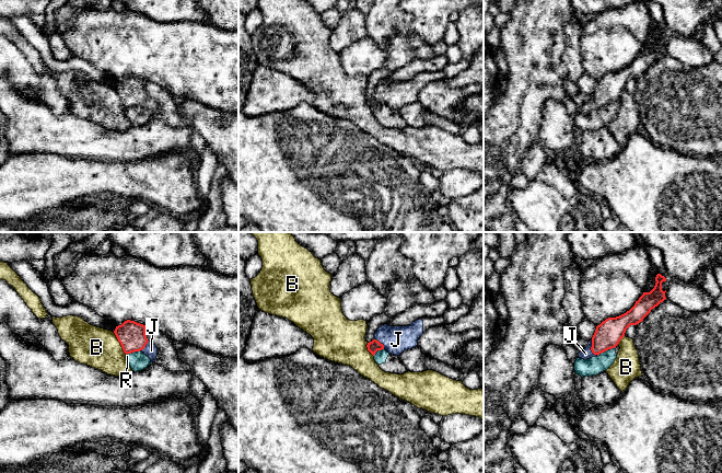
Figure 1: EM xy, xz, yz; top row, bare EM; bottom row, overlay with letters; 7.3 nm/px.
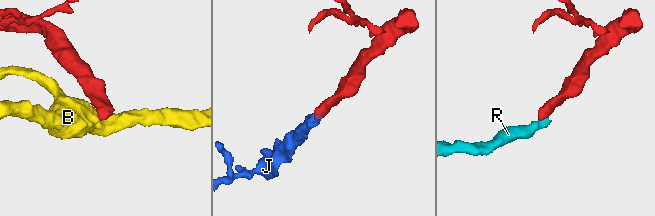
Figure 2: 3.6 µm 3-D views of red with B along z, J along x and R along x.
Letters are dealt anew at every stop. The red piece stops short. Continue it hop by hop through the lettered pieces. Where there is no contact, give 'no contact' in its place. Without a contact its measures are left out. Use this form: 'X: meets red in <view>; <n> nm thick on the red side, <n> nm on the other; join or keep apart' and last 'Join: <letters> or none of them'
B: meets red in xy; 200 nm thick on the red side, 300 nm on the other; keep apart
J: meets red in yz; 200 nm thick on the red side, 80 nm on the other; join
R: meets red in yz; 200 nm thick on the red side, 130 nm on the other; keep apart
Join: J

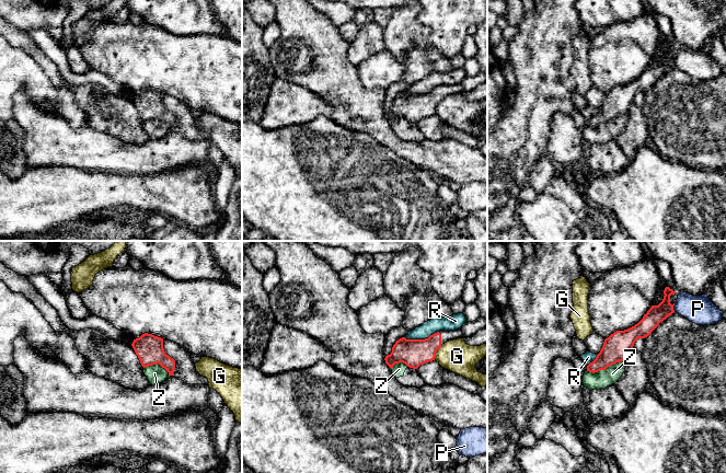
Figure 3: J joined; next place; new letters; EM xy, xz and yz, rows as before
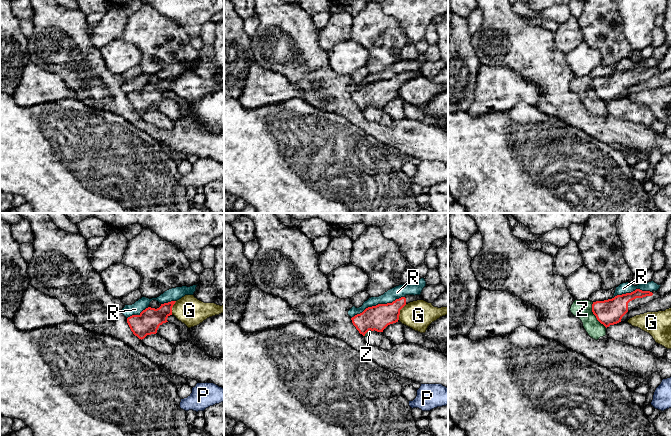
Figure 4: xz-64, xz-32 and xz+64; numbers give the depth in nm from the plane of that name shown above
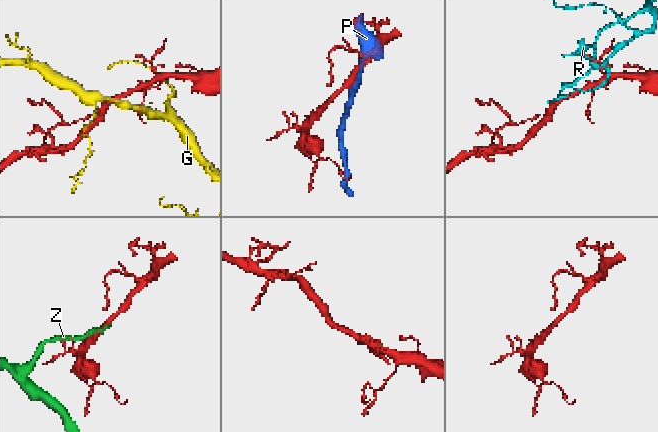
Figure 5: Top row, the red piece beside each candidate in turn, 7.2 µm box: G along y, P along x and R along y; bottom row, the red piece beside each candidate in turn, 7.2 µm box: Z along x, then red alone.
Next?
G: meets red in xz; 200 nm thick on the red side, 240 nm on the other; keep apart
P: meets red in yz; 130 nm thick on the red side, 200 nm on the other; keep apart
R: meets red in xz; 200 nm thick on the red side, 110 nm on the other; keep apart
Z: meets red in yz; 200 nm thick on the red side, 130 nm on the other; keep apart
Join: none of them

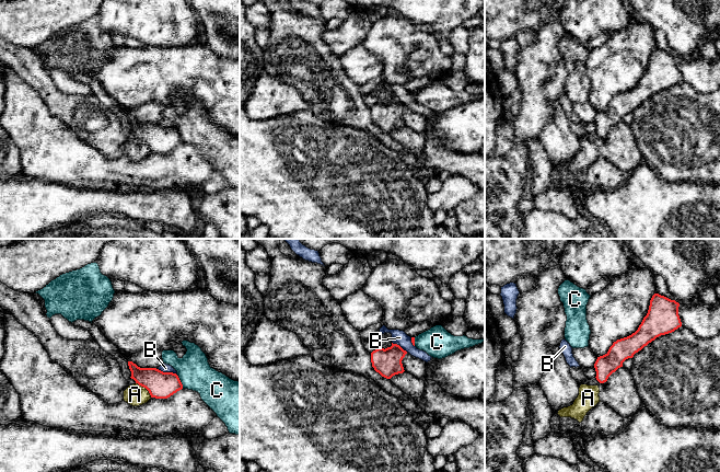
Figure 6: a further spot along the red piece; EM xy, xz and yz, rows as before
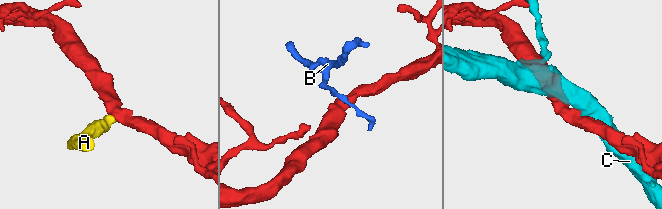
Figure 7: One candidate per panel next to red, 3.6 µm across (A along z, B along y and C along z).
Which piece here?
A: meets red in xy; 200 nm thick on the red side, 150 nm on the other; keep apart
B: meets red in xy; 200 nm thick on the red side, 60 nm on the other; keep apart
C: meets red in xy; 200 nm thick on the red side, 240 nm on the other; keep apart
Join: none of them

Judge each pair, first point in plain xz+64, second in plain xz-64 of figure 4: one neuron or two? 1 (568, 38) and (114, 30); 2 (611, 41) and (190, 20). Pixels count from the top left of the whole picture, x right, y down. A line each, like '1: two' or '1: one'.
1: one
2: two

